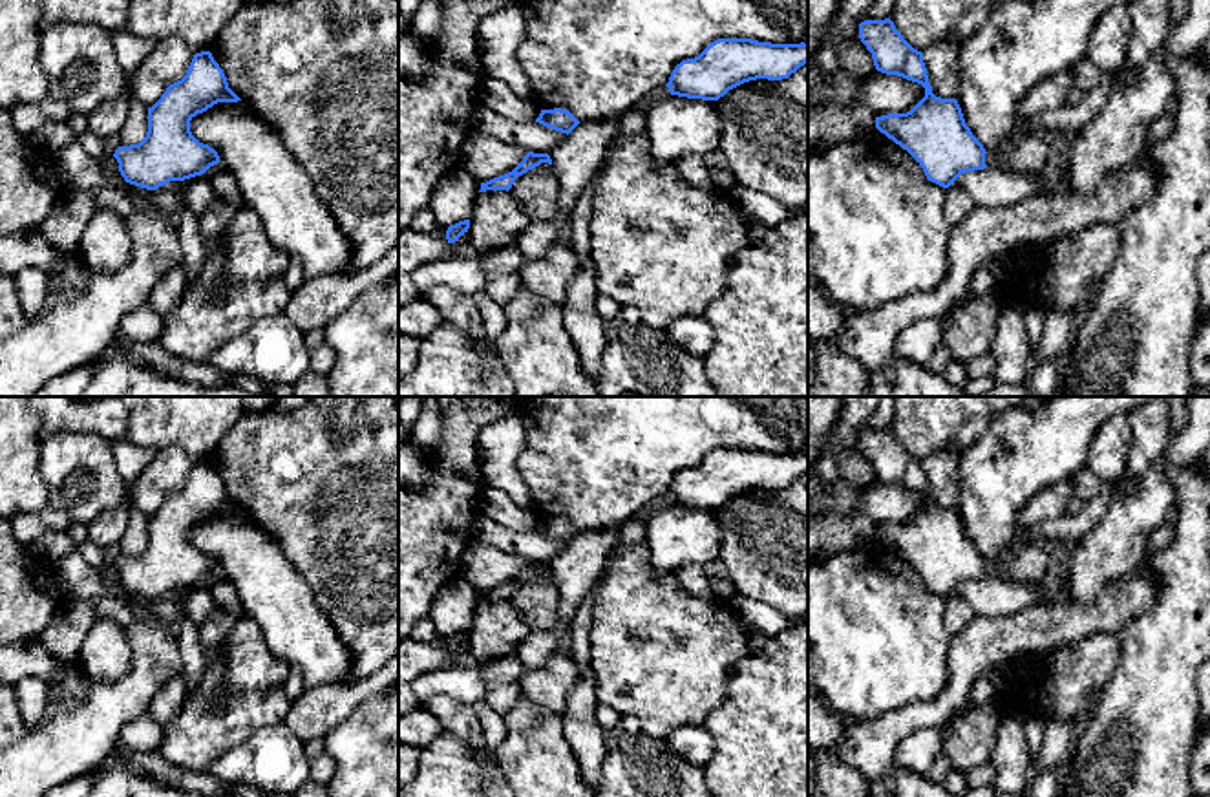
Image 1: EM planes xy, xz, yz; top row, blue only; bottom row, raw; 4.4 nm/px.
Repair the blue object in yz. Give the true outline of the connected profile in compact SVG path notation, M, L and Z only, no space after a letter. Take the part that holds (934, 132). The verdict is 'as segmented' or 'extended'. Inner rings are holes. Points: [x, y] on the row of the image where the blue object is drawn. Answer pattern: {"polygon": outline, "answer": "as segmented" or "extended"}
{"polygon": "M865 20L859 24L859 38L877 71L925 88L925 97L910 112L876 117L876 128L907 150L927 179L943 188L965 172L987 168L987 152L965 124L958 101L932 93L923 53L903 38L894 22Z", "answer": "as segmented"}

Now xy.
{"polygon": "M210 51L196 53L186 75L148 108L148 132L139 144L119 146L113 157L126 183L157 190L170 181L205 174L219 163L190 132L190 121L218 102L241 101Z", "answer": "as segmented"}

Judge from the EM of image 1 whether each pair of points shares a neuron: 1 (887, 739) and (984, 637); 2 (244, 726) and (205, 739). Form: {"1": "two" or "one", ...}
{"1": "one", "2": "one"}

